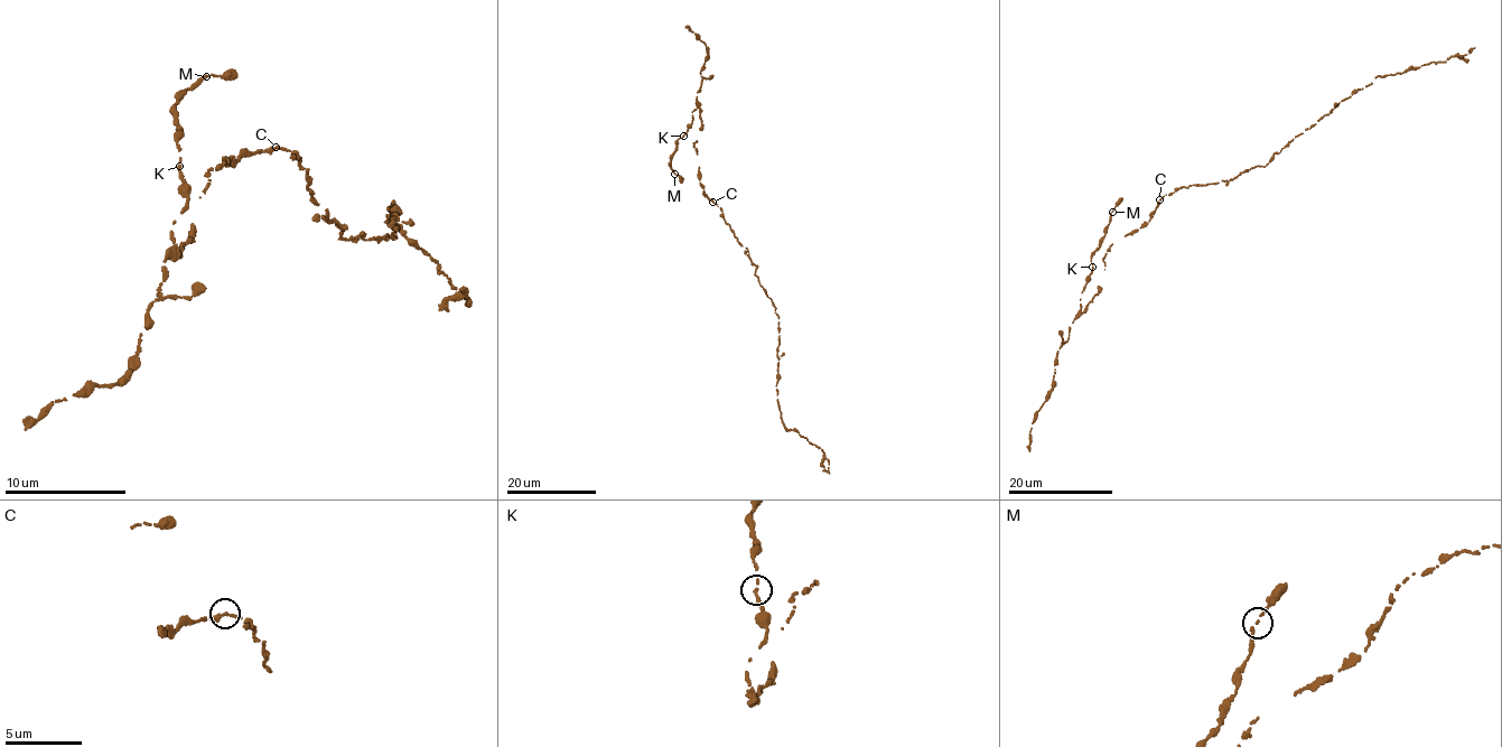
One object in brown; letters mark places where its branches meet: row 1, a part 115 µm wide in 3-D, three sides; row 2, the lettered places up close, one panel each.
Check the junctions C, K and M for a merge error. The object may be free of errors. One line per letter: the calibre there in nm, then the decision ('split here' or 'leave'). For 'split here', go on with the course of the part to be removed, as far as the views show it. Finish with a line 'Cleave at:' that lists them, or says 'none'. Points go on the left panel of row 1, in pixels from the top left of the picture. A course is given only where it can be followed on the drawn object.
C: 170 nm thick; leave
K: 170 nm thick; leave
M: 140 nm thick; leave
Cleave at: none

